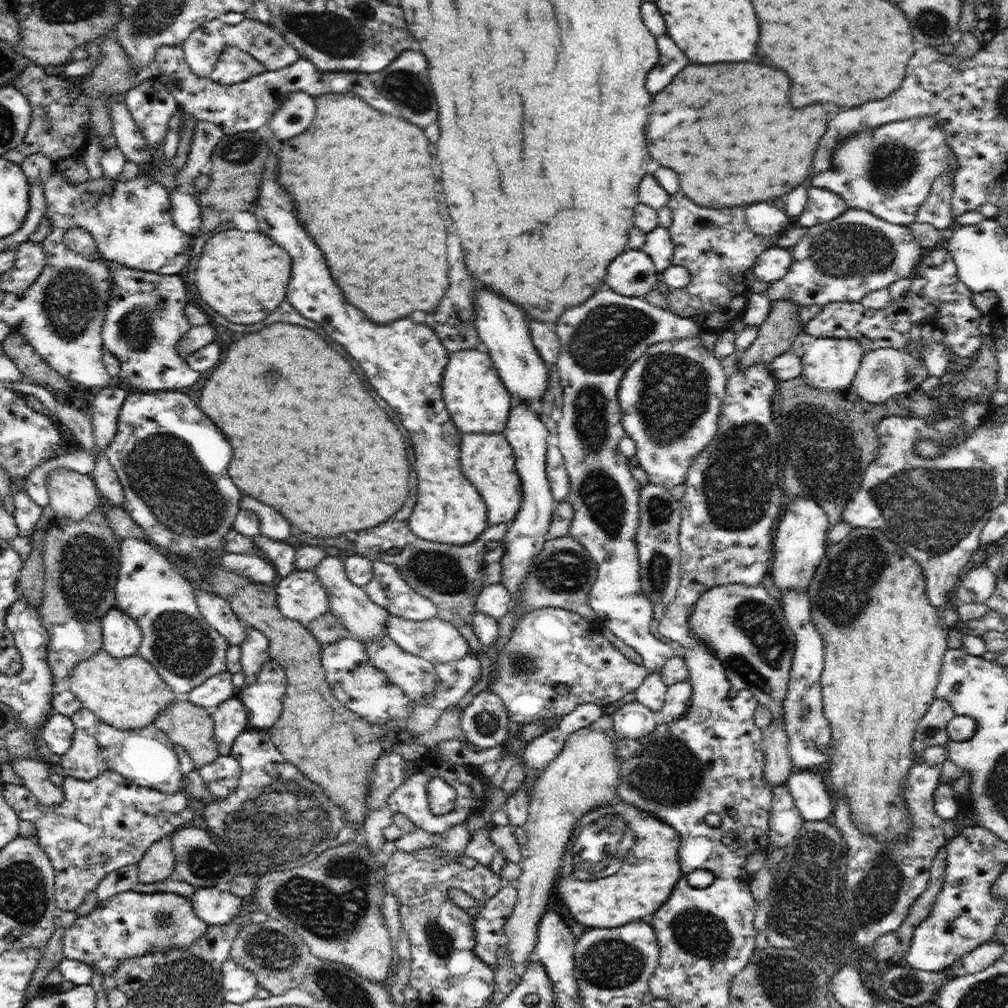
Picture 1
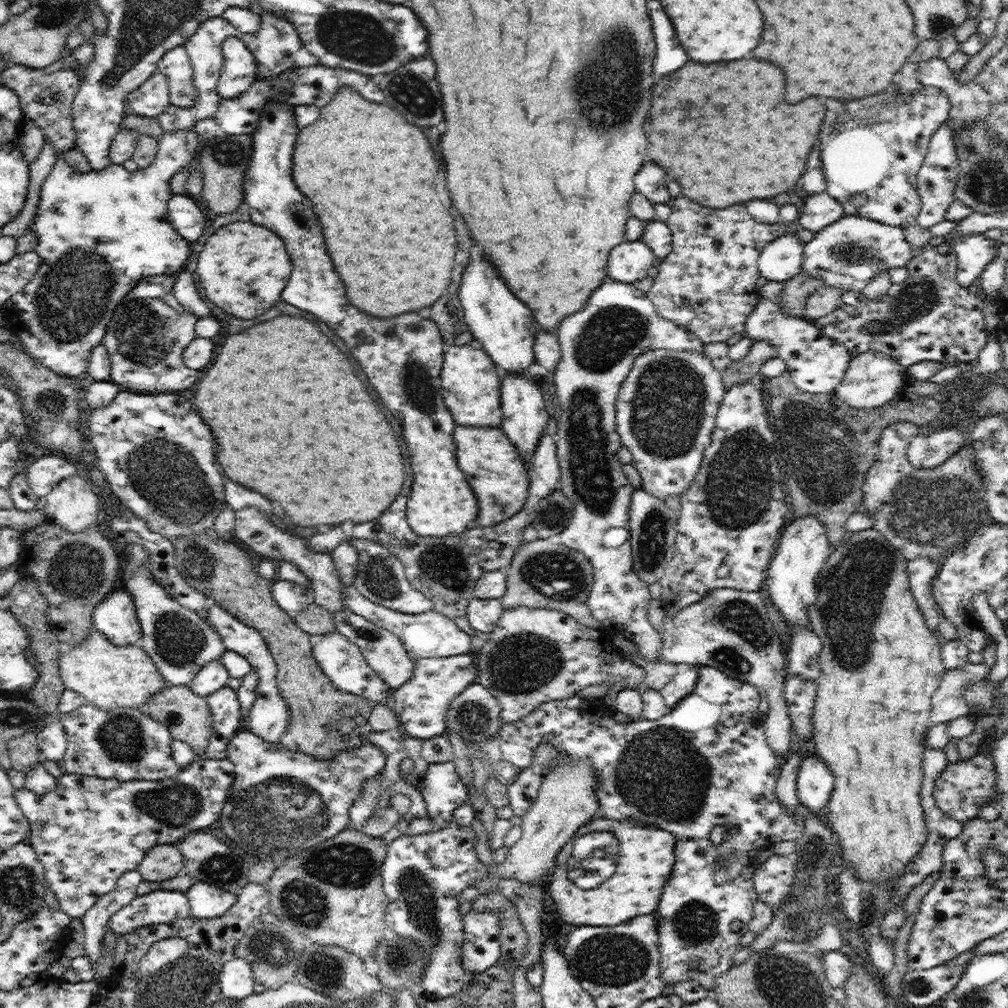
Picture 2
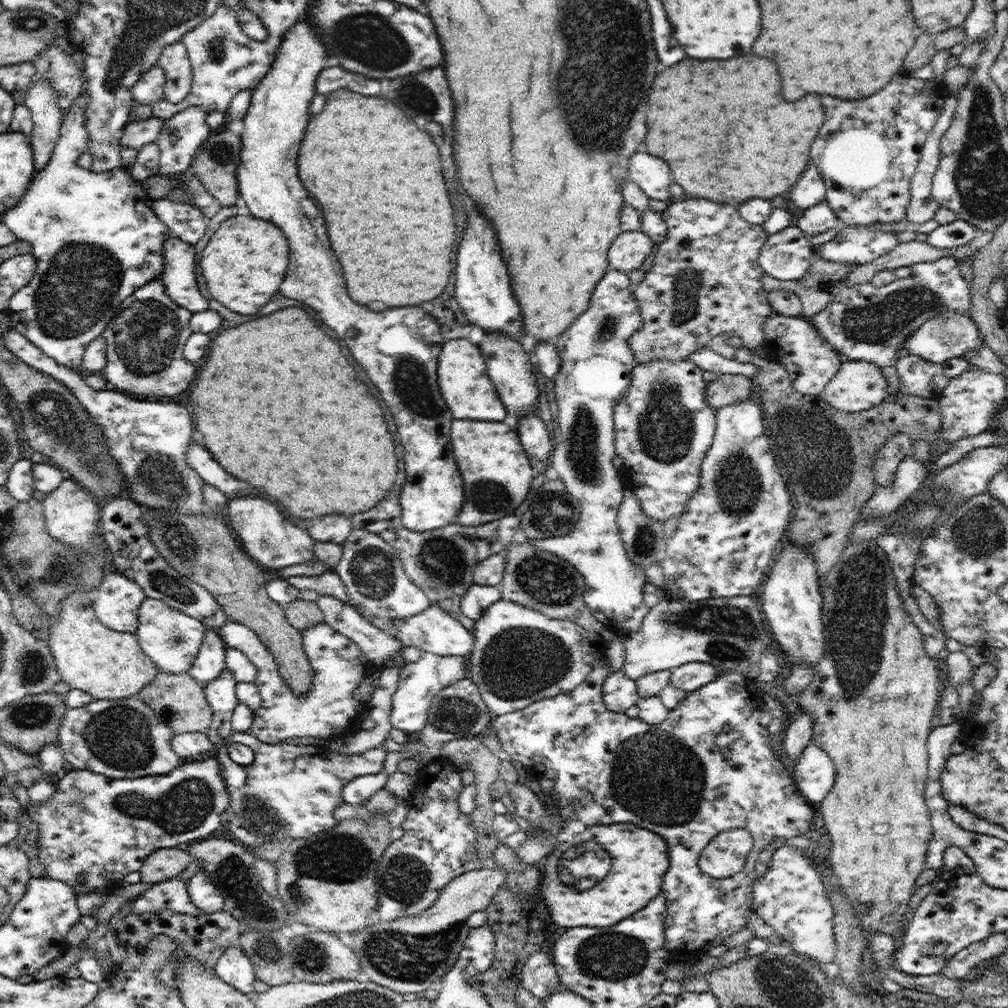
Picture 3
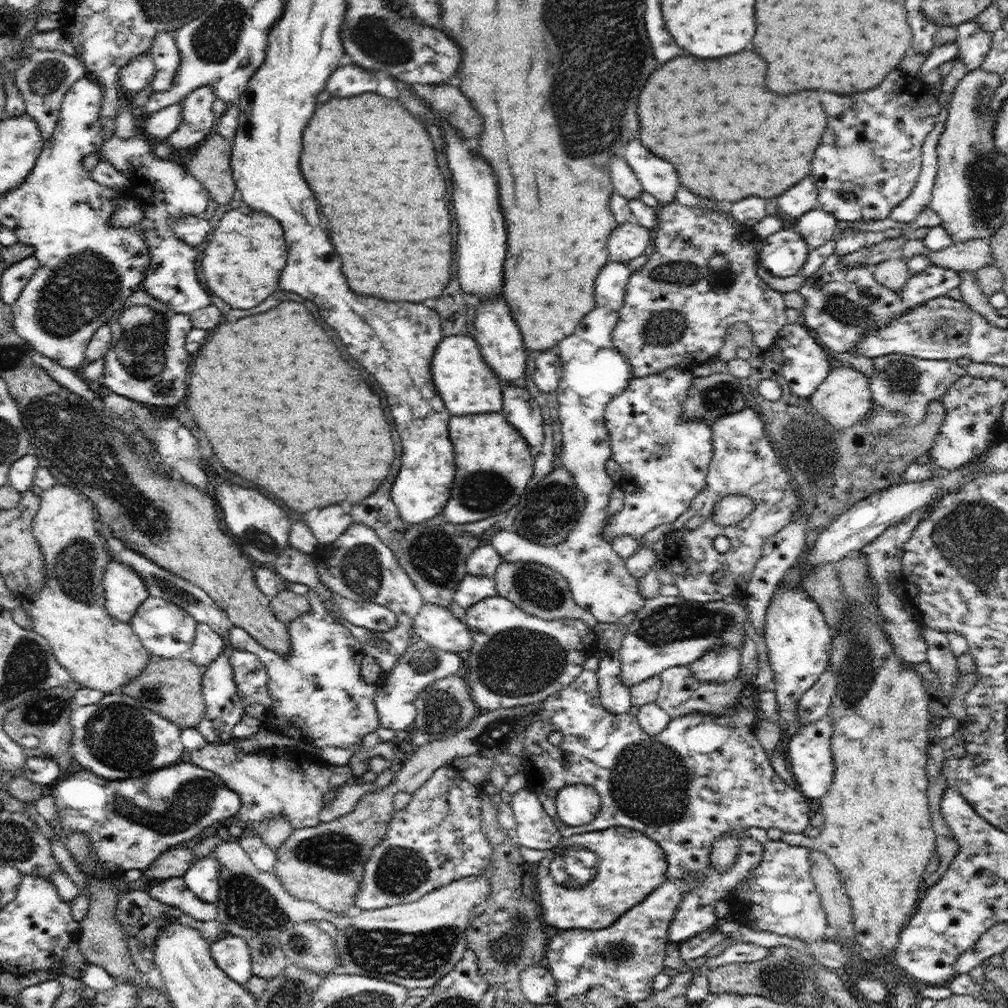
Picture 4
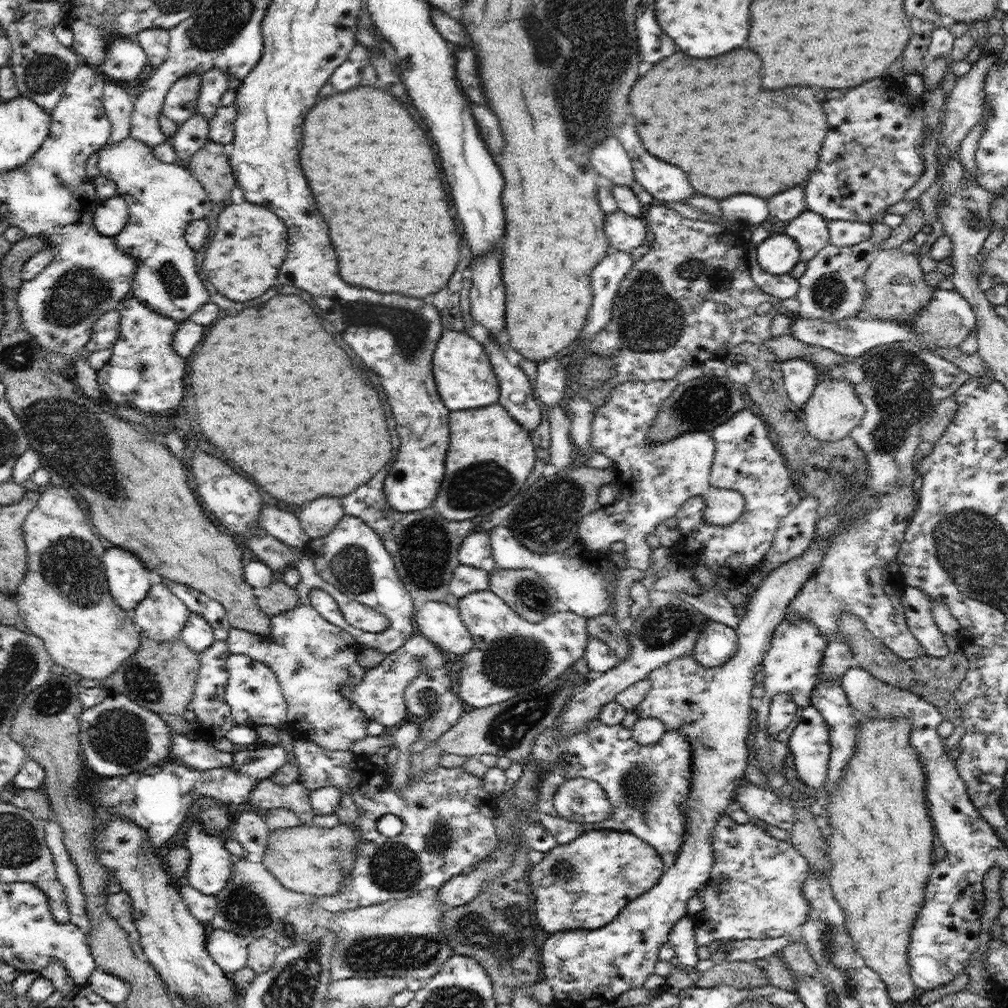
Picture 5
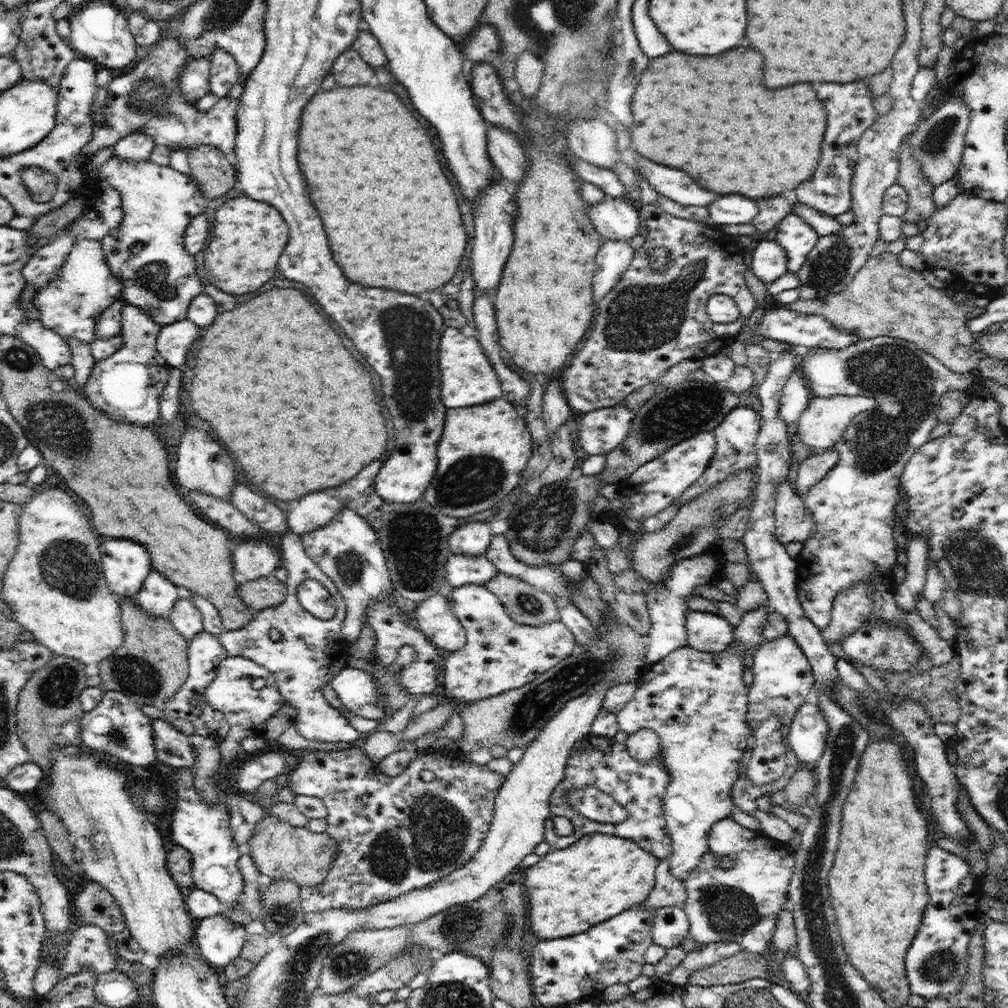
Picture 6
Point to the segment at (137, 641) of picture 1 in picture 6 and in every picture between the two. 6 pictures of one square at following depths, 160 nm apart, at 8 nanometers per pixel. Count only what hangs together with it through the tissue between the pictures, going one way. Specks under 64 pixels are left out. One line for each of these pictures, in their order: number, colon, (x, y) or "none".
2: (115, 616)
3: (116, 601)
4: (124, 591)
5: (129, 581)
6: (126, 564)

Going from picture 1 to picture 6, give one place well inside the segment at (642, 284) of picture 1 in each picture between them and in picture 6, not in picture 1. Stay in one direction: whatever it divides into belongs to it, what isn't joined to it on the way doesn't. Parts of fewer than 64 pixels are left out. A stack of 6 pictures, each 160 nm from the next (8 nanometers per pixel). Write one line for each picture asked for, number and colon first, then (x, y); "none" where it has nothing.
2: (631, 261)
3: (627, 253)
4: (628, 241)
5: (624, 232)
6: (614, 219)

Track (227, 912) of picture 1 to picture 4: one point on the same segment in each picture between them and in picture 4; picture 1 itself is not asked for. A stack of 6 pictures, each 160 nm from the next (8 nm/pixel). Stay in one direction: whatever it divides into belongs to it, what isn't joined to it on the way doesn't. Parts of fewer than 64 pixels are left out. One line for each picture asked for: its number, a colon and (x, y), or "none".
2: (206, 901)
3: (203, 893)
4: (202, 878)

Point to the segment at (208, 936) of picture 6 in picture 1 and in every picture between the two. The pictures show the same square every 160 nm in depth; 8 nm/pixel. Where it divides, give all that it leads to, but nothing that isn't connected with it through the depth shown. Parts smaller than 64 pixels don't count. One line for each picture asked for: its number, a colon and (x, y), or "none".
1: (239, 984)
2: (236, 980)
3: (234, 967)
4: (232, 954)
5: (229, 950)

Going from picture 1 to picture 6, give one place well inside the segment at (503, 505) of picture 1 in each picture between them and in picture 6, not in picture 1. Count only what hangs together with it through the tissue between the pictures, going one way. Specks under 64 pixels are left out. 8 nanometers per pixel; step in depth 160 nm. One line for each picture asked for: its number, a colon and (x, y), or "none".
2: (494, 468)
3: (497, 474)
4: (494, 464)
5: (490, 456)
6: (484, 450)

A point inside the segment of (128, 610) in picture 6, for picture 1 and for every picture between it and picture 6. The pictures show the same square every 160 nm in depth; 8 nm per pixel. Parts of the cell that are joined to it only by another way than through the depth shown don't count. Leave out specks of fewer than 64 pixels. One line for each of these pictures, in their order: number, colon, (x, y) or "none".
1: (187, 725)
2: (186, 715)
3: (178, 700)
4: (171, 687)
5: (160, 676)

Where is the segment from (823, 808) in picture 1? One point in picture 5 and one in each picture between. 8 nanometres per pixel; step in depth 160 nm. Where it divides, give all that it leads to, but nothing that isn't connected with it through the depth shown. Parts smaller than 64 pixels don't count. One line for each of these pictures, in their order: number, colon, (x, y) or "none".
2: (815, 780)
3: (814, 773)
4: (809, 751)
5: (809, 744)

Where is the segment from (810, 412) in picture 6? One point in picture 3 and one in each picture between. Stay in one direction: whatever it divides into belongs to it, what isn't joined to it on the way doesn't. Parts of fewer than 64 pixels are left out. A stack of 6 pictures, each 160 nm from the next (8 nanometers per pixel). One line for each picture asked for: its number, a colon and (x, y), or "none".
3: (859, 385)
4: (845, 396)
5: (834, 409)

